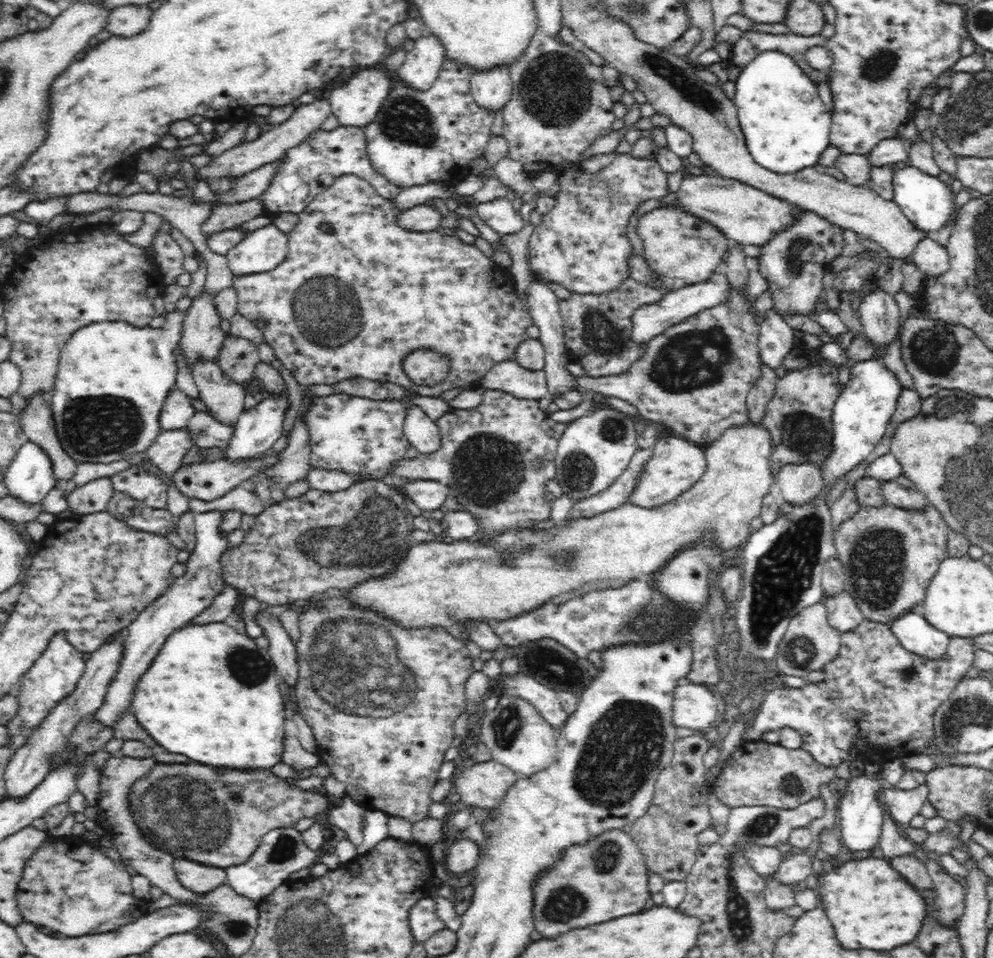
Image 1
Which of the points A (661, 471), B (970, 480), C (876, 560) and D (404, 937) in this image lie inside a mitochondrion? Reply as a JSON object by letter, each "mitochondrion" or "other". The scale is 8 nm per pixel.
{"A":"other","B":"mitochondrion","C":"mitochondrion","D":"other"}

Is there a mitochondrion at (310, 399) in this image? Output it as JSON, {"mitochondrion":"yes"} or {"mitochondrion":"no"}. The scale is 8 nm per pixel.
{"mitochondrion":"no"}

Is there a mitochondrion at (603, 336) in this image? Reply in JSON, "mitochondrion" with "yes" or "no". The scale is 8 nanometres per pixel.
{"mitochondrion":"yes"}

